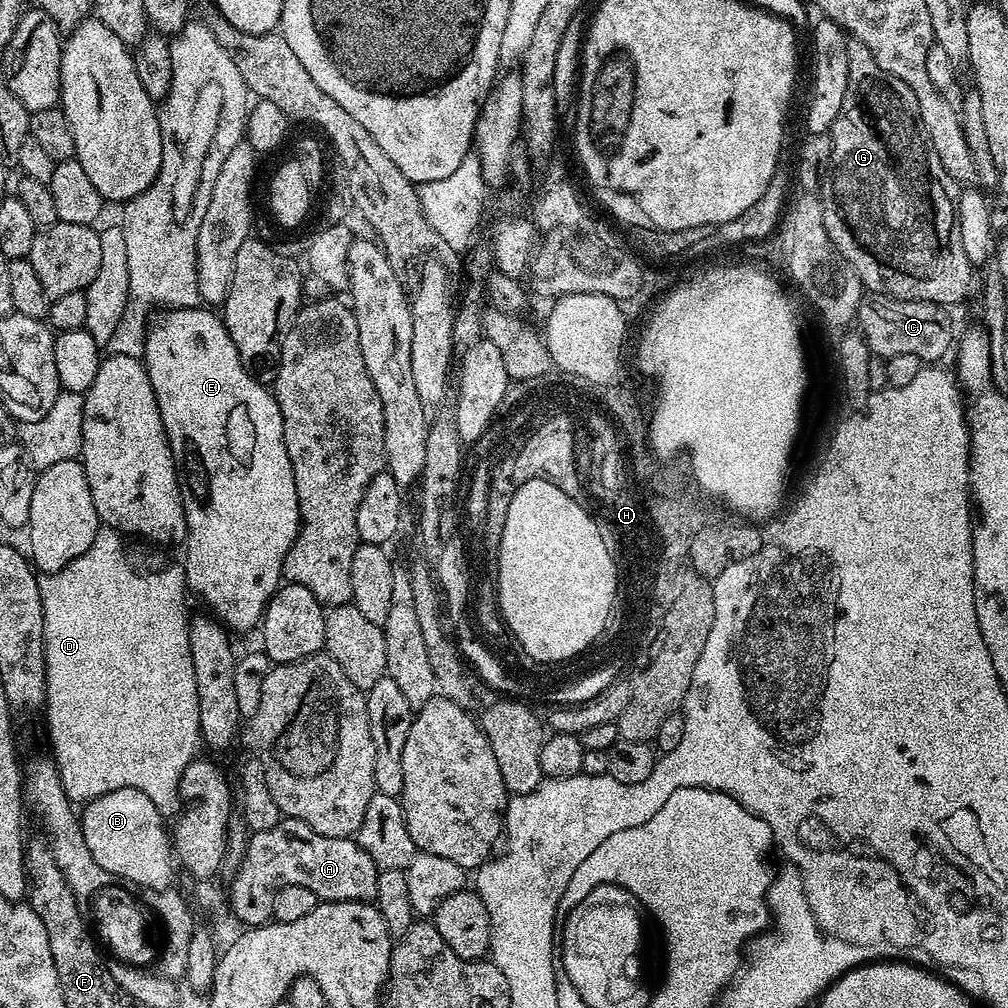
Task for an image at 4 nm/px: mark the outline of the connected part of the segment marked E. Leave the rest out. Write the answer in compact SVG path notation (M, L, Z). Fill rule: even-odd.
M204 306L169 308L161 311L159 313L161 316L157 320L155 317L147 325L144 334L144 355L142 359L144 369L148 371L150 386L154 386L154 398L158 402L158 410L162 414L162 426L166 430L166 438L170 442L170 450L176 463L176 473L180 479L180 497L184 503L186 526L188 527L186 537L188 549L185 550L184 557L182 557L187 591L193 597L196 595L209 608L207 611L226 629L233 633L235 631L248 632L255 624L257 627L263 621L264 607L267 606L282 583L284 559L294 542L294 538L300 533L300 507L298 506L298 494L294 486L294 470L290 462L290 454L286 454L282 414L278 410L276 397L242 366L242 358L238 358L238 350L226 330L223 319L217 313L215 316L212 312L215 311Z

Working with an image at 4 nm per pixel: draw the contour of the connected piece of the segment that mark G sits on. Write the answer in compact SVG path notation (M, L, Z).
M849 39L846 46L846 63L850 74L846 74L846 98L842 102L842 110L838 118L834 118L830 129L832 149L830 150L827 168L823 171L825 181L825 193L821 196L822 222L826 222L826 234L830 234L830 242L838 254L858 274L861 284L869 293L882 296L895 296L898 300L929 300L931 304L949 306L948 304L960 304L972 292L972 272L974 266L970 258L966 258L966 250L962 250L962 238L960 237L960 225L956 223L956 202L958 199L958 185L956 181L942 170L942 162L938 162L938 154L928 141L928 135L918 114L918 98L914 98L914 90L906 86L894 74L886 74L878 62L874 62L874 54L862 46L862 42Z

